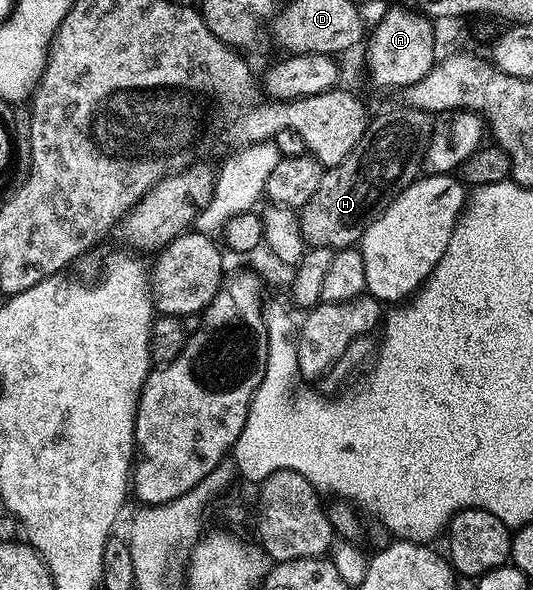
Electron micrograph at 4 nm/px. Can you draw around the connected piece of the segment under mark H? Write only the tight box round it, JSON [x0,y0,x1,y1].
[298,106,435,248]

